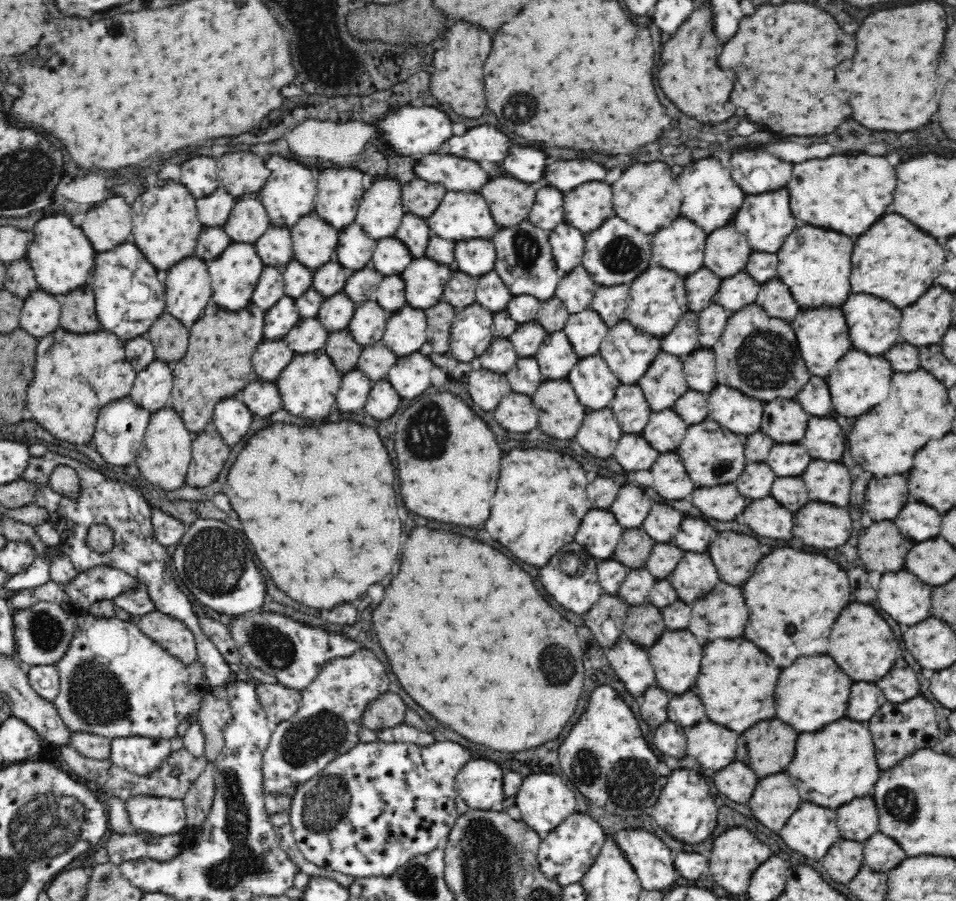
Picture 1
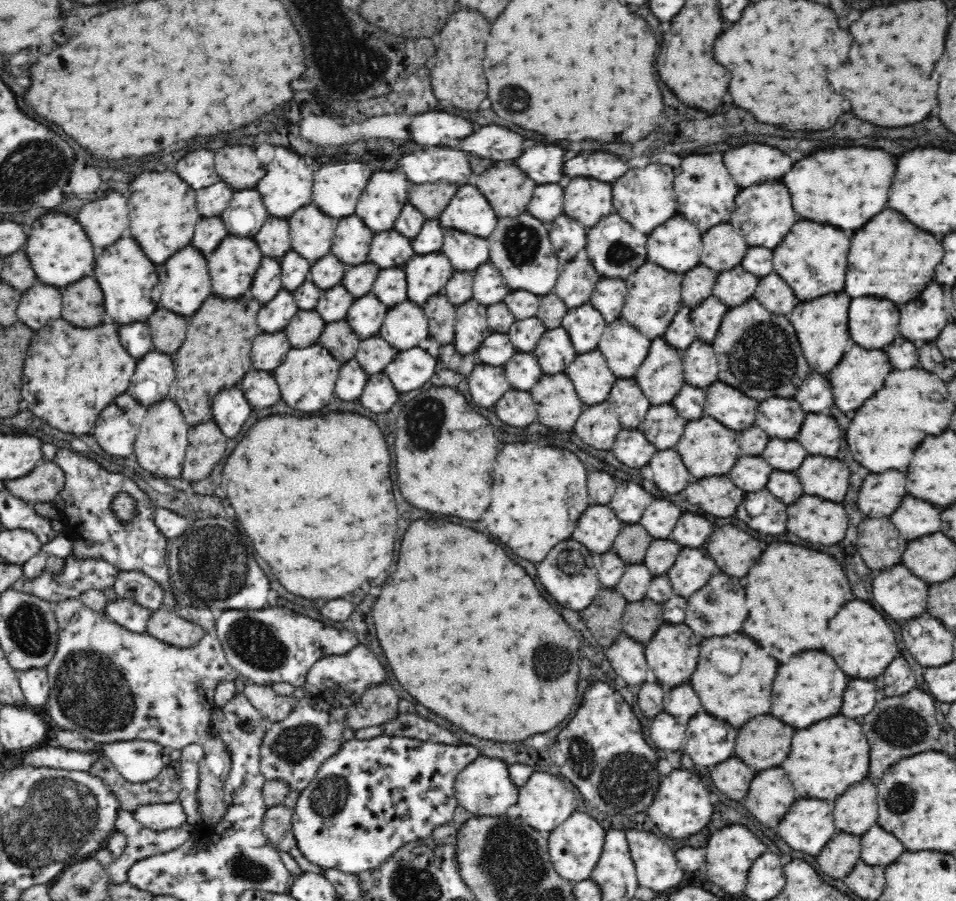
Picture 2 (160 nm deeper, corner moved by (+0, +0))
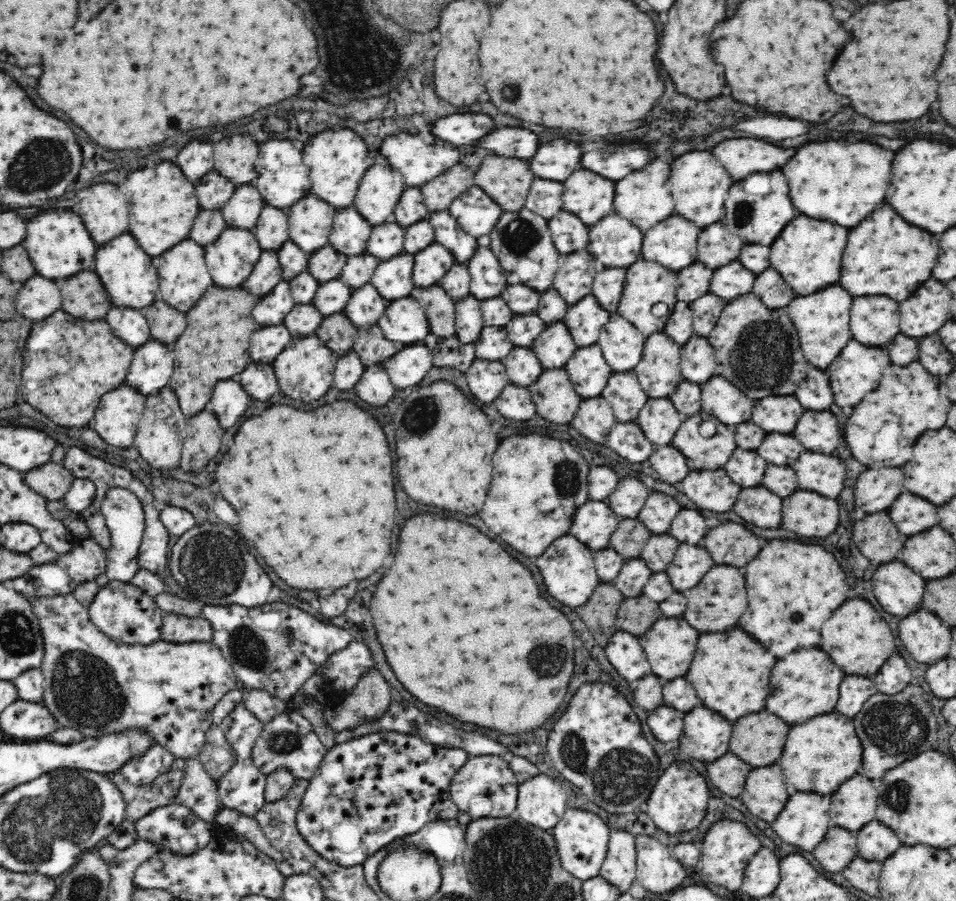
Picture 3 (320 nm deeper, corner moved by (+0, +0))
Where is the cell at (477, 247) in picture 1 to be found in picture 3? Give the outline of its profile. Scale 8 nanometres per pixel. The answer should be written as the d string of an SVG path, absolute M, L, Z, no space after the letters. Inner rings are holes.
M449 209L429 212L430 224L434 229L435 241L452 252L456 263L466 265L468 258L476 252L476 237L470 236L450 214Z

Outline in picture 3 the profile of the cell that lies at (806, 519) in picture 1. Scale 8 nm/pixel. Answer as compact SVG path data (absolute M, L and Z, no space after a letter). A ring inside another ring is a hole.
M798 490L782 500L782 528L800 536L822 538L838 528L838 504L816 492Z

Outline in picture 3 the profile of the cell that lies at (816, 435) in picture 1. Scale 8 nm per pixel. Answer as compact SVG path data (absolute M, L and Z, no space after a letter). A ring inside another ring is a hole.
M804 412L792 434L804 448L822 454L834 452L842 440L838 420L830 412Z

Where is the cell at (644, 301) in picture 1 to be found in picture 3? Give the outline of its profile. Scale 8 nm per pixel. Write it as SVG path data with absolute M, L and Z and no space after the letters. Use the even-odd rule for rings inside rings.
M642 260L642 262L634 262L628 268L624 290L620 298L620 306L618 306L618 312L616 313L634 324L644 336L650 336L652 332L663 332L664 326L666 326L670 313L674 310L677 301L676 274L672 270L656 264L656 262ZM659 302L666 304L668 309L666 315L660 318L652 314L652 306Z

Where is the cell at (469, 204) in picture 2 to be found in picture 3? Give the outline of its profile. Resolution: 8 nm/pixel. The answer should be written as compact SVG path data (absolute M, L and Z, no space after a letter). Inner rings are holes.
M478 185L471 186L448 208L457 223L473 237L486 236L496 226L504 210Z

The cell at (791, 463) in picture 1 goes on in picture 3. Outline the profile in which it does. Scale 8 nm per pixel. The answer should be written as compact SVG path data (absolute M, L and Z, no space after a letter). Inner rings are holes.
M768 434L758 448L758 454L770 464L792 464L804 452L804 446L786 434Z

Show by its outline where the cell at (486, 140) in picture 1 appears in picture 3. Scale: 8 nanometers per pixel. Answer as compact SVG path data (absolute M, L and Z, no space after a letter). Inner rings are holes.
M500 128L484 136L482 146L500 156L532 158L538 150L538 136L526 128Z

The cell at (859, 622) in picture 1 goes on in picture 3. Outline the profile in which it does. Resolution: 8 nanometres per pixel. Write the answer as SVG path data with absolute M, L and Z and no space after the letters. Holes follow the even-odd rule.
M848 600L824 622L822 626L822 650L832 656L832 660L846 674L862 674L872 676L880 670L880 666L892 656L898 654L894 644L894 634L882 616L874 610L874 606L866 600Z

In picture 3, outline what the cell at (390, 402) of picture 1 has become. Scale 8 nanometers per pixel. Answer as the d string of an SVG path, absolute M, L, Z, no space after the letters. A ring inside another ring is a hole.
M380 364L365 366L362 378L353 387L356 390L356 394L364 402L368 402L372 406L388 404L392 400L394 392L396 392L396 388L394 388L386 369Z

